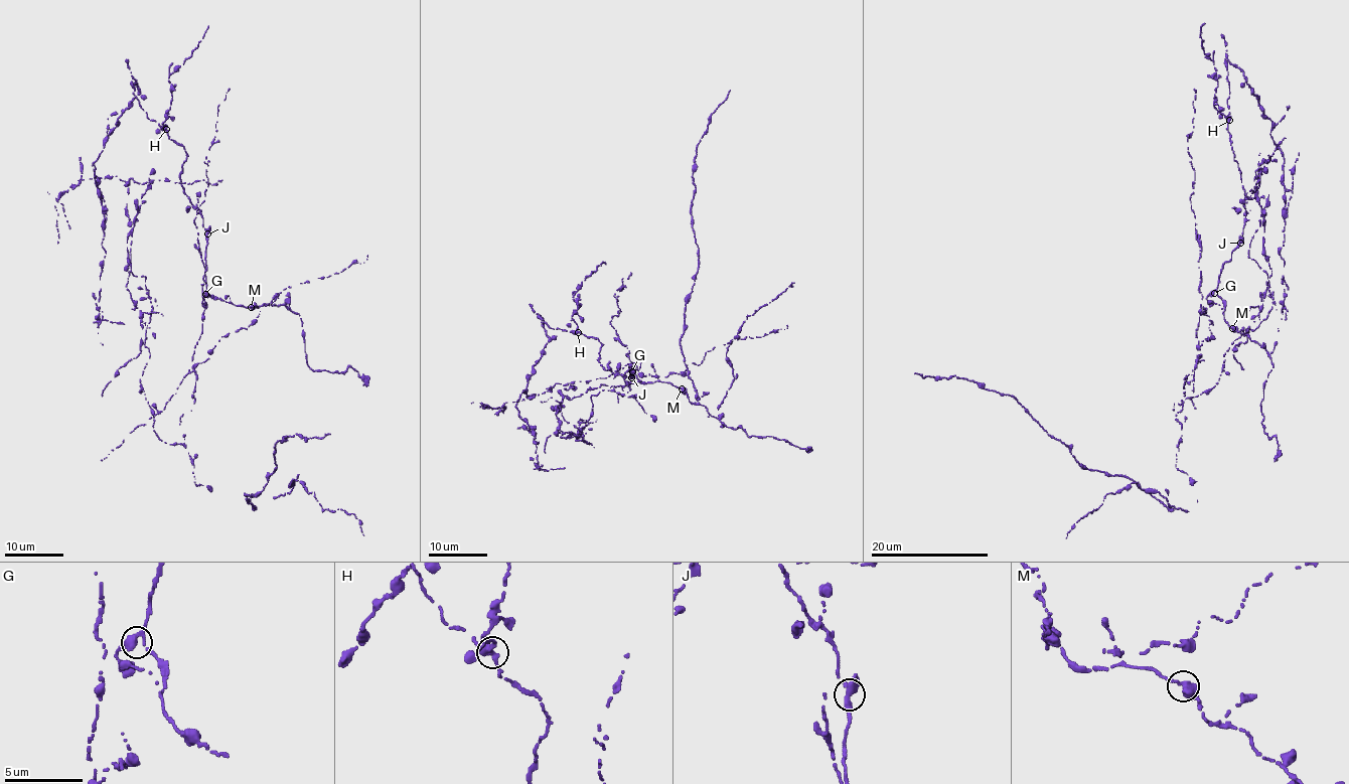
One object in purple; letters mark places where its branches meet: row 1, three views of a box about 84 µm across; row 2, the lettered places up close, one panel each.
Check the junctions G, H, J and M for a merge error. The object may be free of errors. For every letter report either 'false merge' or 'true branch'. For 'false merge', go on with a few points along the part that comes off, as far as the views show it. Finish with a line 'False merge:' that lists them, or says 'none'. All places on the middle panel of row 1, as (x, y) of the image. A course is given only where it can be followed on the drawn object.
G: true branch
H: false merge
J: true branch
M: true branch
False merge: H

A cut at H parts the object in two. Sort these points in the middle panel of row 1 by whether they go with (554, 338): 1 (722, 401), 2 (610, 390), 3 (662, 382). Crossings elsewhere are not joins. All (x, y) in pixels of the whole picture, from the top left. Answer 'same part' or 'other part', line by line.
1: same part
2: same part
3: other part

